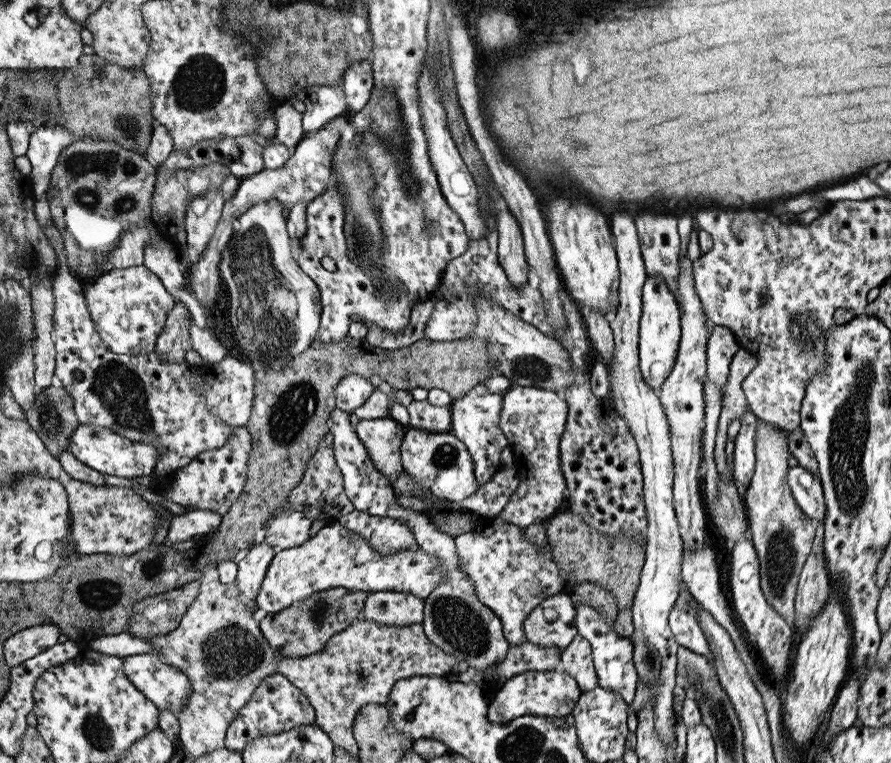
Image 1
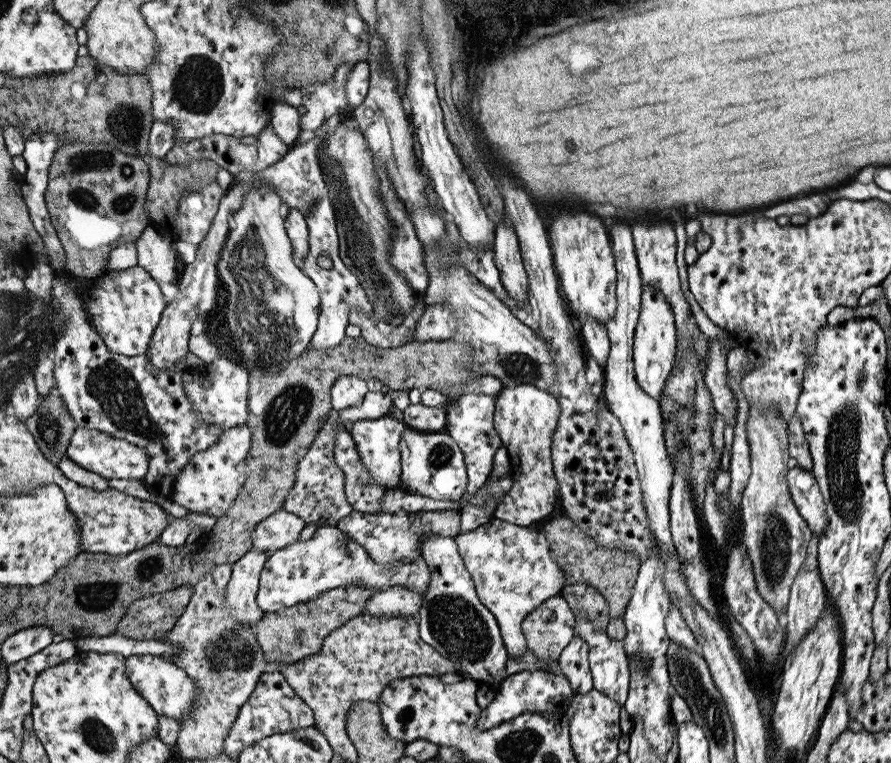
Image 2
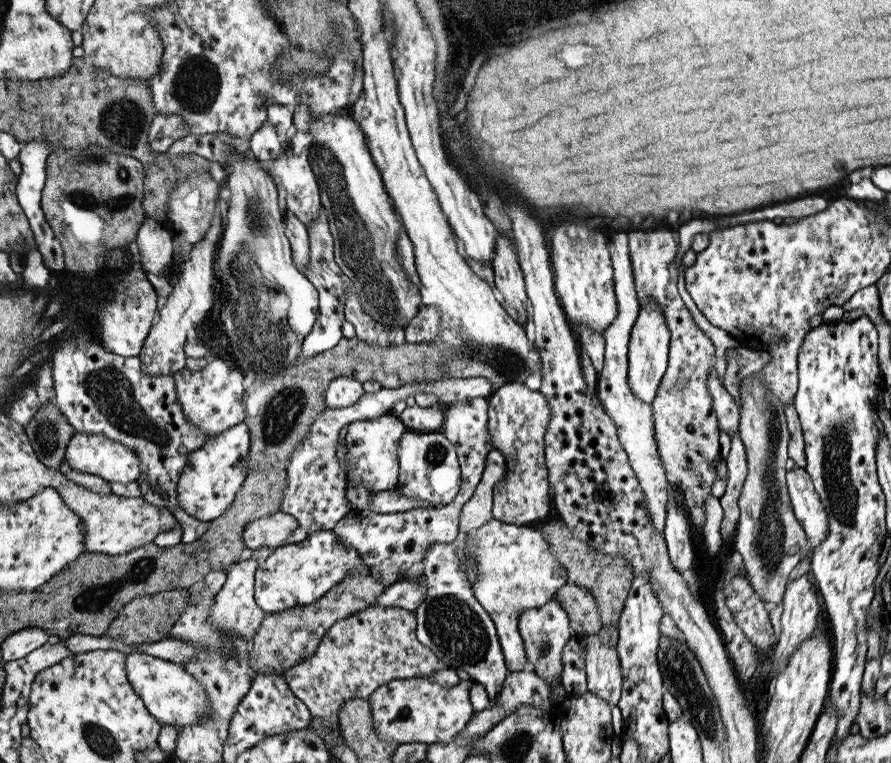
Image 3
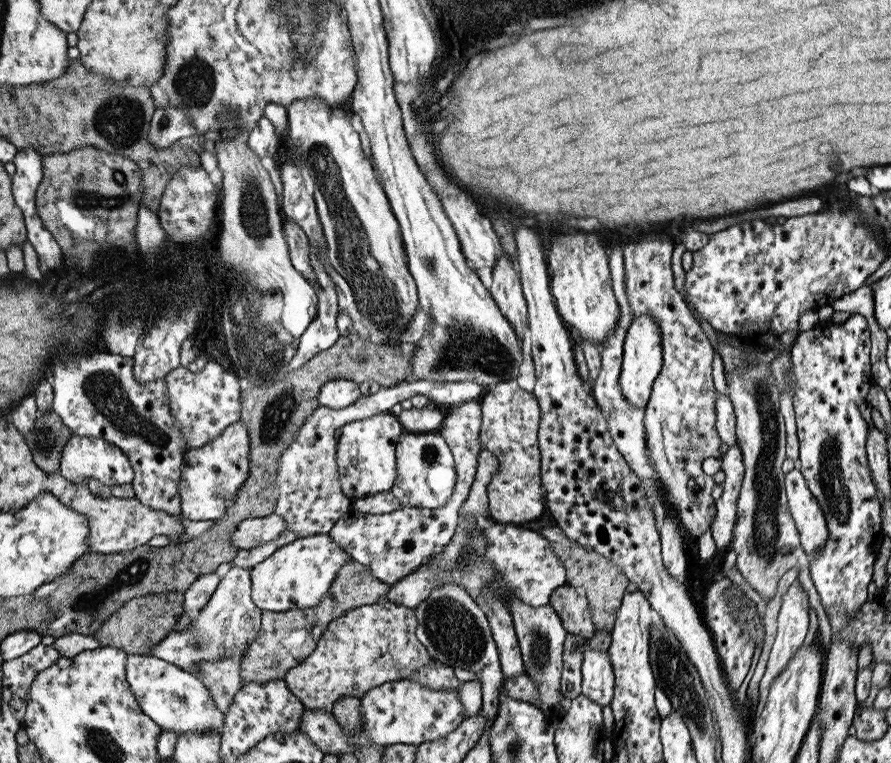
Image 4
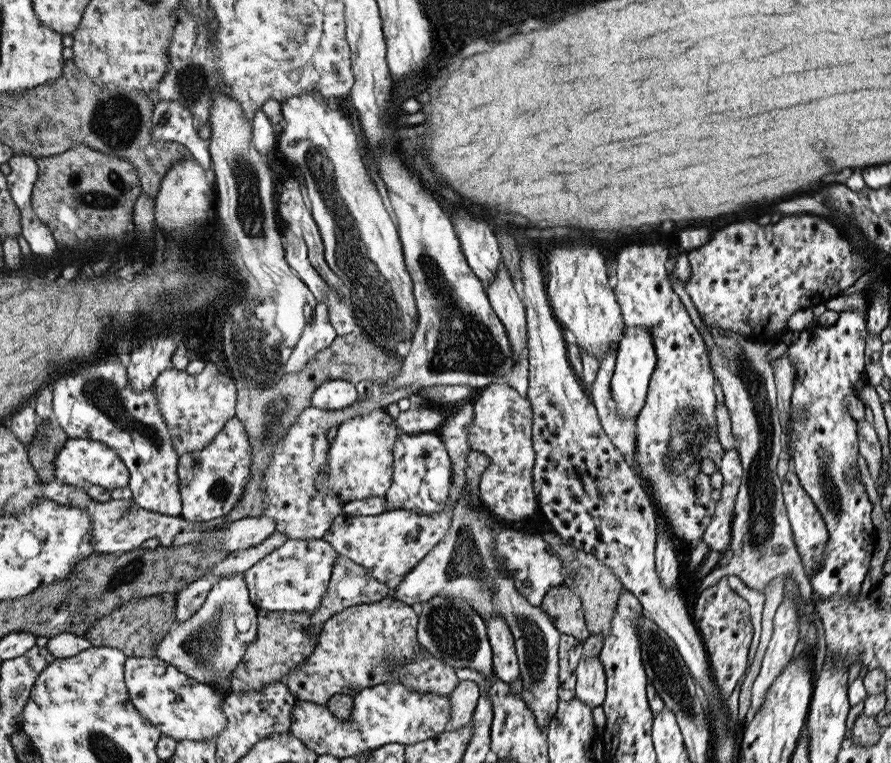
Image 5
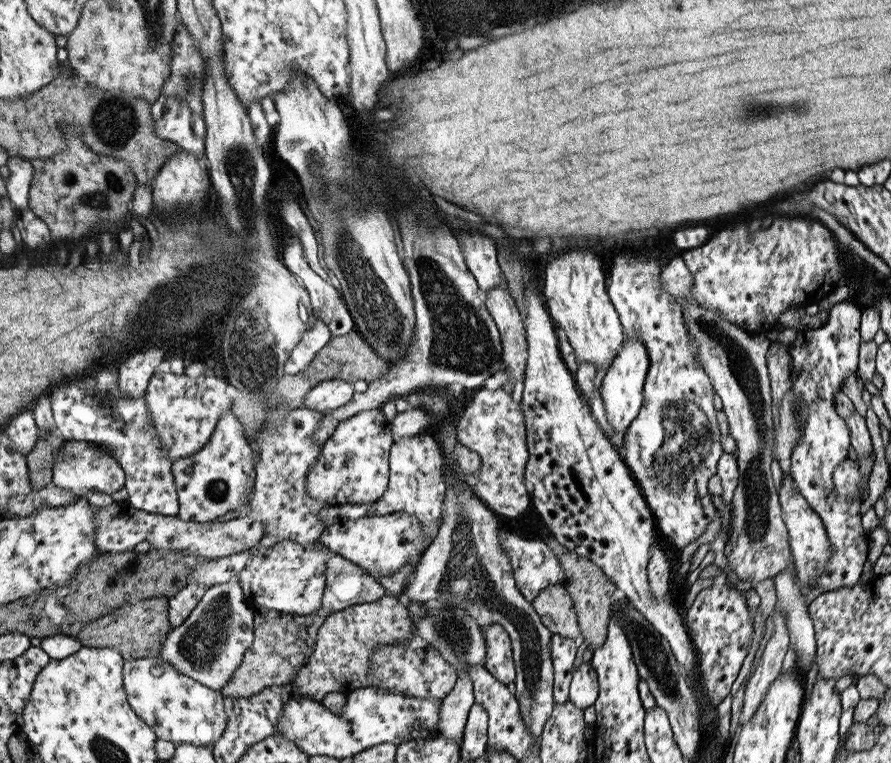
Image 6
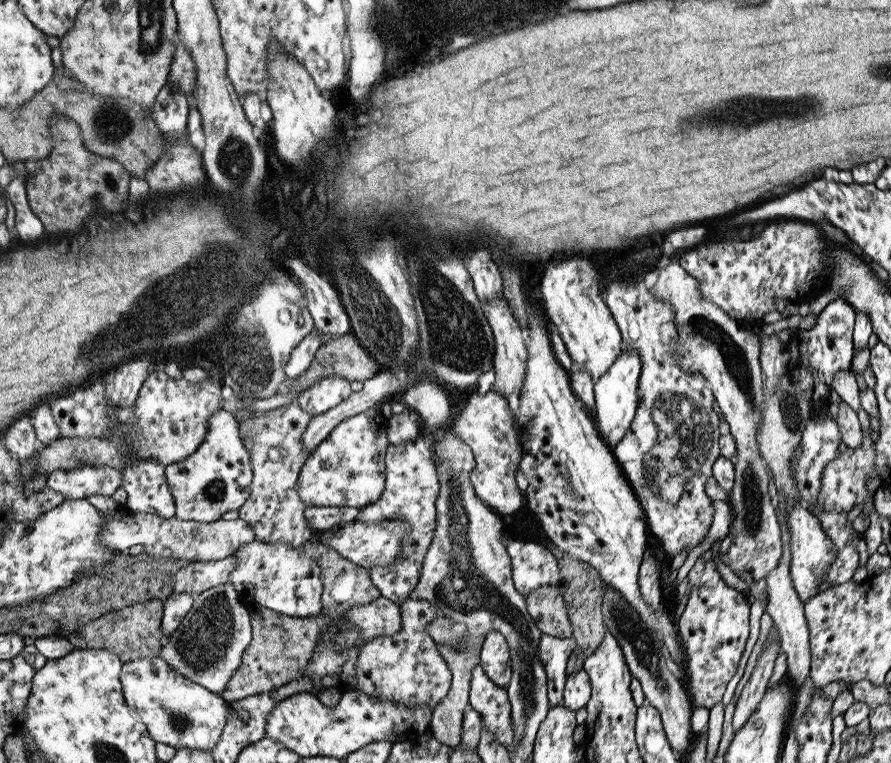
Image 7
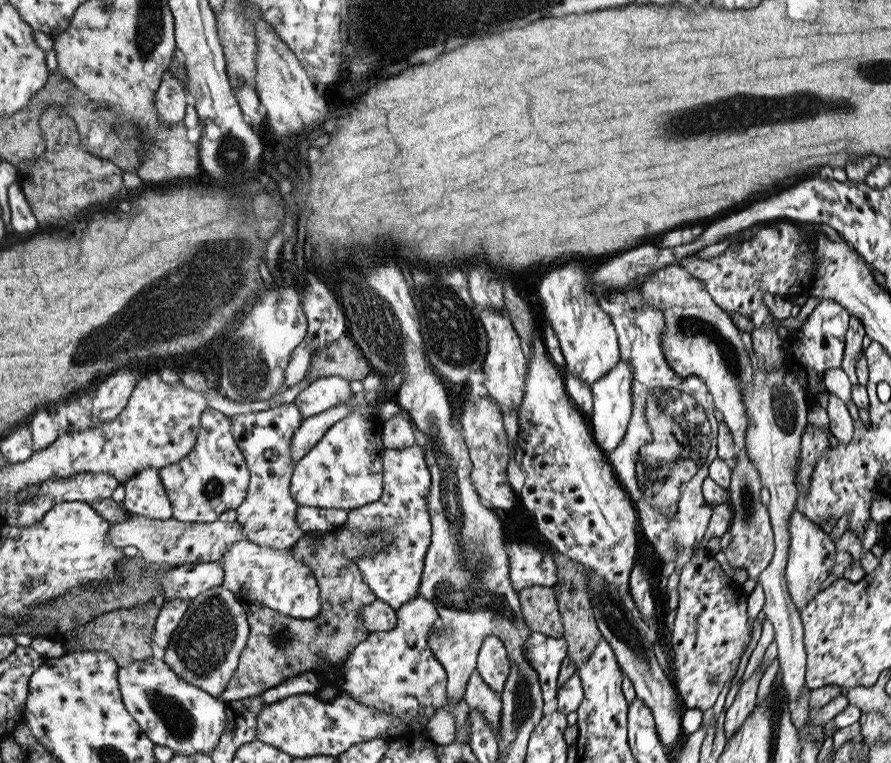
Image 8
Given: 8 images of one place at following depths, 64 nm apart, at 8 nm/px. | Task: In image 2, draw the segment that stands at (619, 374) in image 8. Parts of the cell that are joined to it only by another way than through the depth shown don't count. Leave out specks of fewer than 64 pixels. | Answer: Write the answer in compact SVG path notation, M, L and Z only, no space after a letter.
M643 288L639 322L633 334L633 378L637 386L653 400L661 398L661 390L673 372L673 364L677 362L677 340L679 334L673 306L669 306L669 300L665 294L661 294L659 288Z

